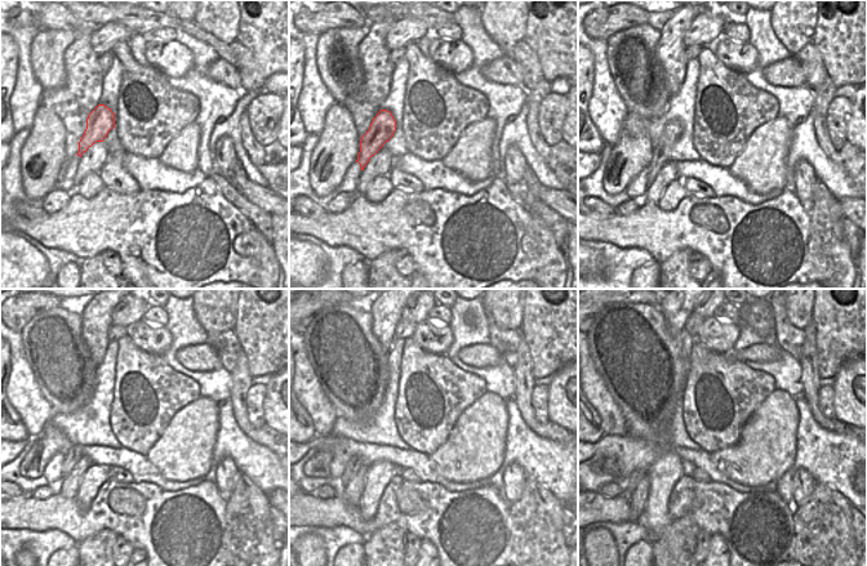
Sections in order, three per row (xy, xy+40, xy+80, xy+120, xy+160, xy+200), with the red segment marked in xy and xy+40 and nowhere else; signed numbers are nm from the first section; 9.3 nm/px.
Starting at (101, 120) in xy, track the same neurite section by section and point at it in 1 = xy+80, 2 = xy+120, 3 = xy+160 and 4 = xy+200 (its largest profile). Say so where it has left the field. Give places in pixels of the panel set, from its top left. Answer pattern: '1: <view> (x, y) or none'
1: xy+80 (672, 130)
2: xy+120 (75, 453)
3: xy+160 (356, 463)
4: xy+200 (628, 484)

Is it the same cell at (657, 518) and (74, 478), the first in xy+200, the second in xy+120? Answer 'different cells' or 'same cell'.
different cells

